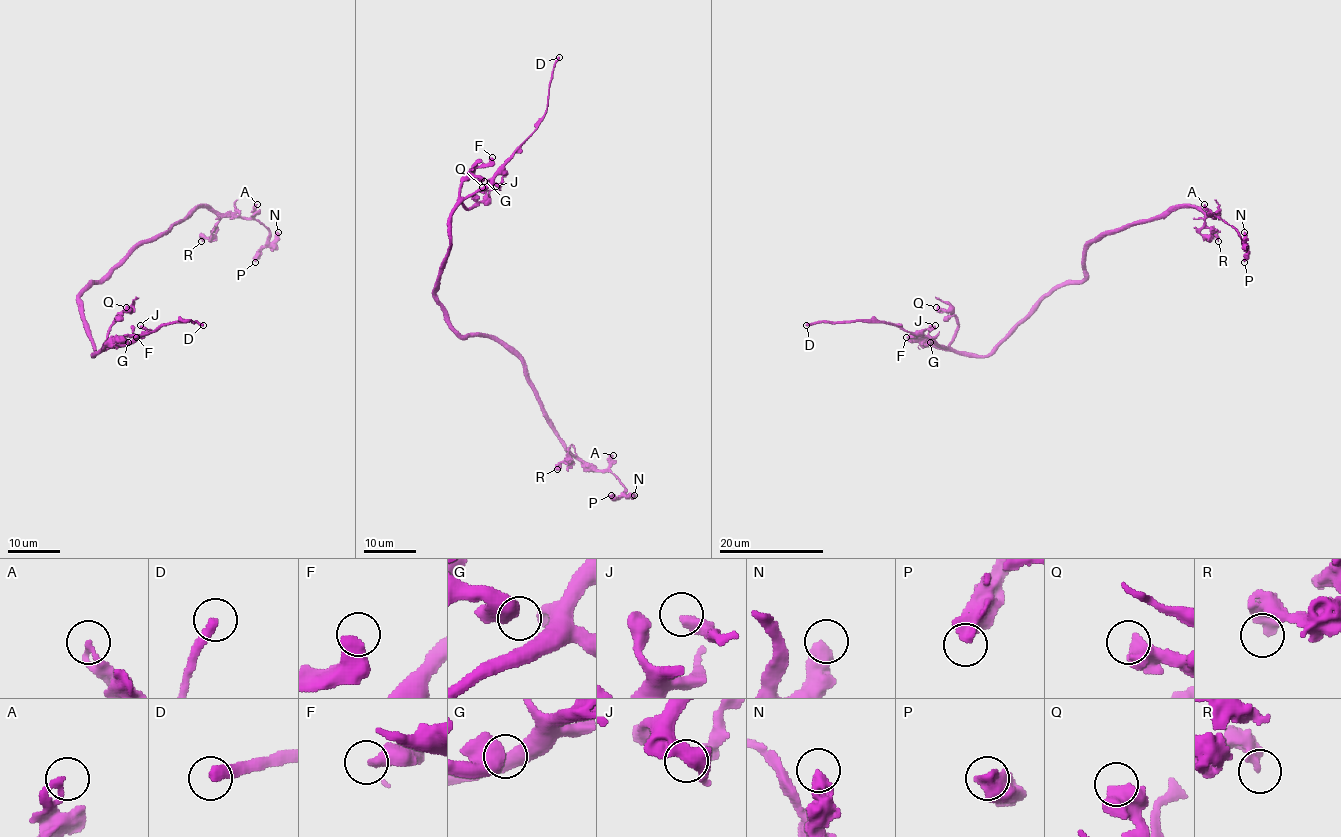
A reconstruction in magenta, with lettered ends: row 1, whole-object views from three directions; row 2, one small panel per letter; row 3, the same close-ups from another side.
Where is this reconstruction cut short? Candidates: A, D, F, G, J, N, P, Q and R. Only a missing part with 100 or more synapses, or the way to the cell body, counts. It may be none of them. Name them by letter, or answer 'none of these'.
D

